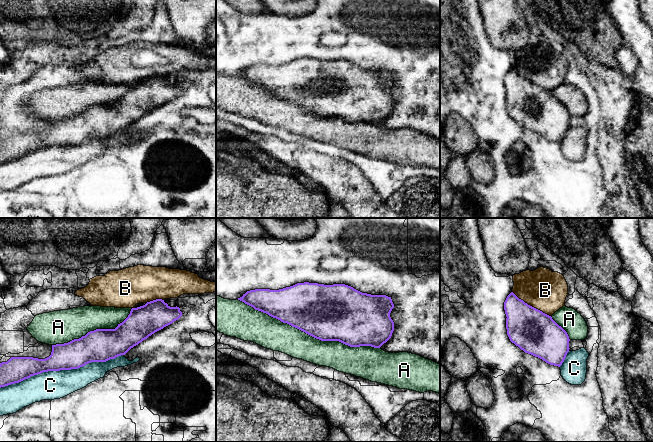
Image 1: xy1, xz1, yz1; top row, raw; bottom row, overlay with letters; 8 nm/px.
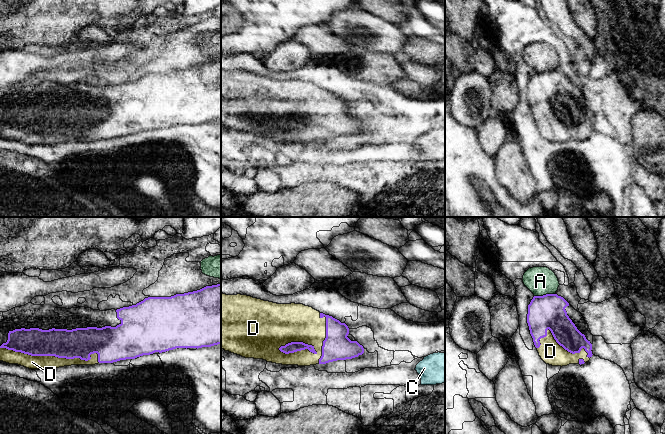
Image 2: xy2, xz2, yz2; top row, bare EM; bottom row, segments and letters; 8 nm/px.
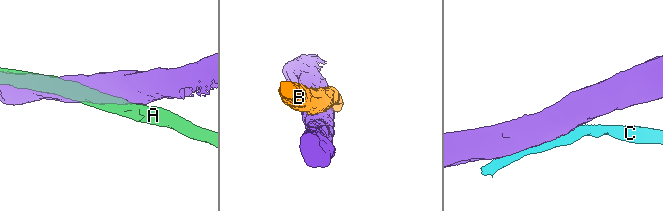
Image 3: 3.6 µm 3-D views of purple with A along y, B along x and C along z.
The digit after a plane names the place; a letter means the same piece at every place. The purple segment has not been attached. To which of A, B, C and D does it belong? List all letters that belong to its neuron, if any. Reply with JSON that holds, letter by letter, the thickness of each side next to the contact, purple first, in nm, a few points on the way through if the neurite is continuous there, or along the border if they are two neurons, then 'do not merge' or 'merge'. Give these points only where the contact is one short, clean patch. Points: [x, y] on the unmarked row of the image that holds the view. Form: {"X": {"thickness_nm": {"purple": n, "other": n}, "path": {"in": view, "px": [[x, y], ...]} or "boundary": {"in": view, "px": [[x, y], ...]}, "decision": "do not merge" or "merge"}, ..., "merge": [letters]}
{"A": {"thickness_nm": {"purple": 440, "other": 240}, "decision": "do not merge"}, "B": {"thickness_nm": {"purple": 340, "other": 320}, "decision": "do not merge"}, "C": {"thickness_nm": {"purple": 220, "other": 220}, "decision": "do not merge"}, "D": {"thickness_nm": {"purple": 240, "other": 110}, "decision": "merge"}, "merge": ["D"]}

